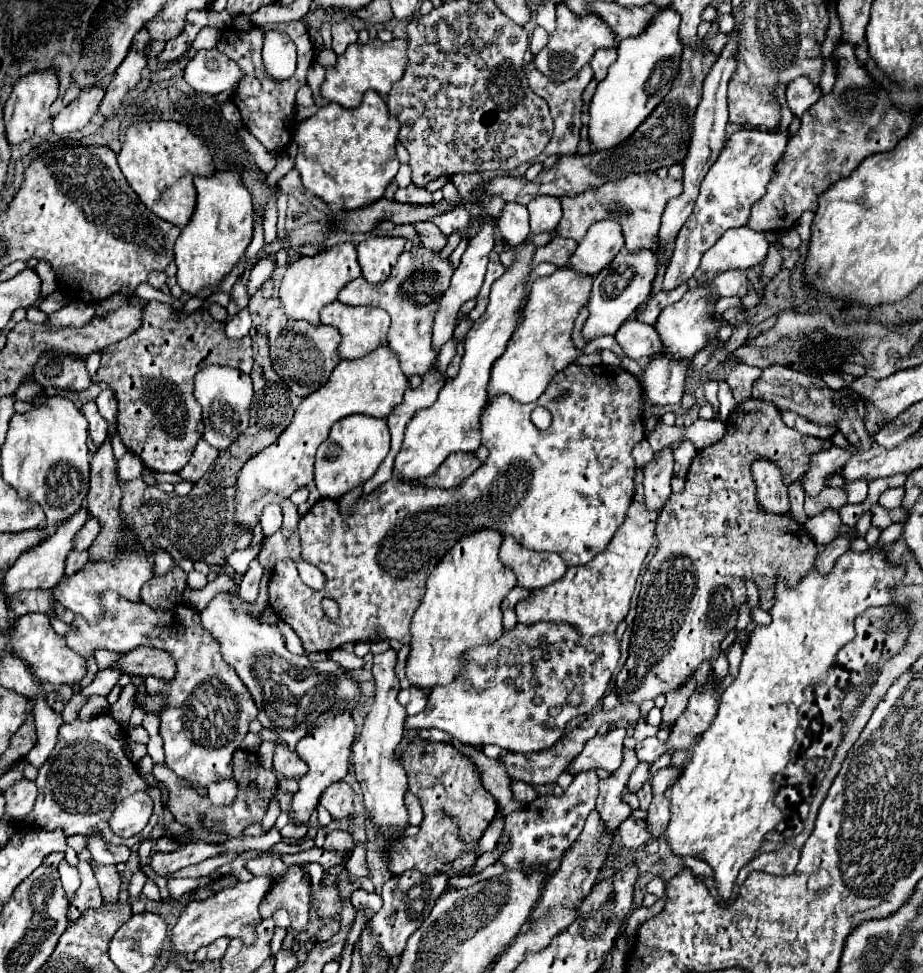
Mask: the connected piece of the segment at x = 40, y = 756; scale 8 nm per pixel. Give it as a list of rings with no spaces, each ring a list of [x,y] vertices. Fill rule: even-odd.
[[[38,698],[38,700],[36,700],[34,720],[36,720],[34,724],[36,724],[36,734],[38,734],[38,738],[36,738],[34,748],[28,752],[26,760],[28,760],[28,764],[32,764],[34,768],[40,768],[40,766],[48,760],[50,752],[54,750],[56,738],[58,738],[58,728],[60,728],[64,722],[62,722],[60,714],[56,714],[56,712],[48,706],[48,702],[46,702],[44,698]]]

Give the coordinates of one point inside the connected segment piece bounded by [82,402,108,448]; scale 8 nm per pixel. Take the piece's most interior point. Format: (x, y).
(98, 429)

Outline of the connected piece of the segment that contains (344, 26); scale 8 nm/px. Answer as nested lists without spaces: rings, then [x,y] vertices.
[[[338,22],[332,26],[332,50],[340,56],[348,44],[358,40],[358,32],[352,28],[350,22]]]

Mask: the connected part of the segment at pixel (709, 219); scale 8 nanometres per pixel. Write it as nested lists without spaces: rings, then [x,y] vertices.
[[[748,128],[738,130],[730,140],[726,140],[722,154],[718,156],[716,164],[702,180],[694,212],[680,228],[674,256],[670,258],[670,264],[662,278],[664,290],[674,290],[686,284],[686,280],[694,276],[702,254],[716,244],[718,236],[722,236],[722,232],[726,232],[728,228],[738,228],[746,224],[750,206],[766,194],[766,184],[770,182],[776,164],[784,154],[786,144],[788,144],[788,132],[764,132]]]

